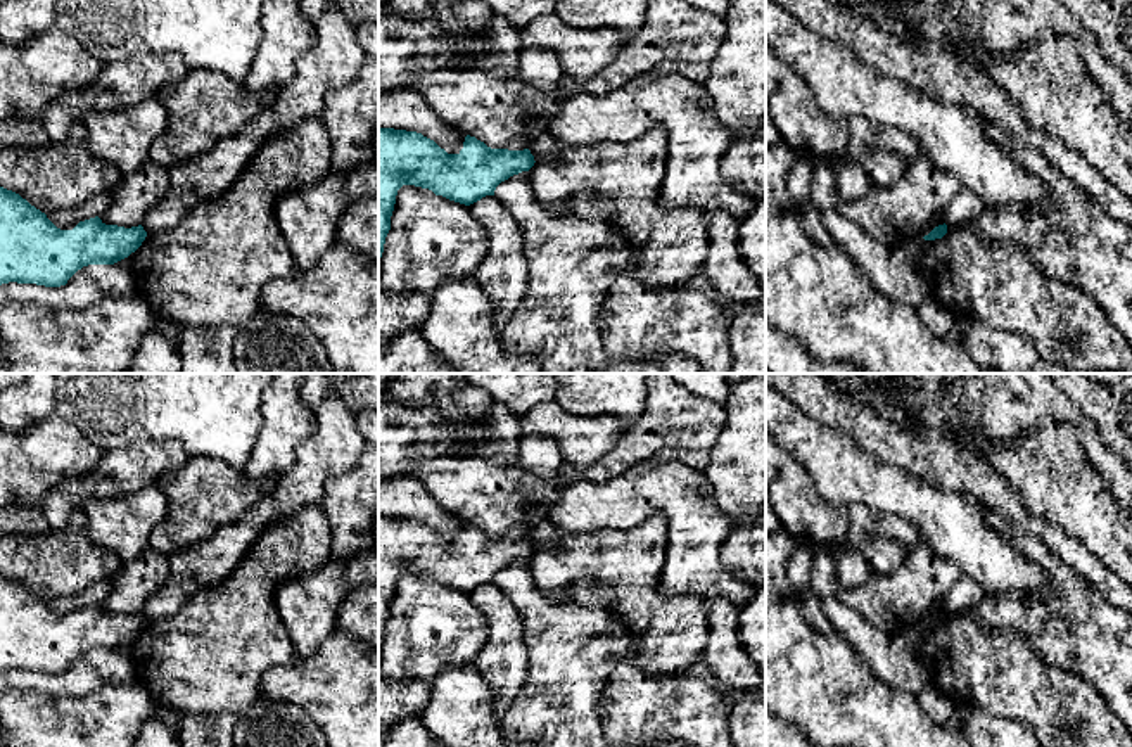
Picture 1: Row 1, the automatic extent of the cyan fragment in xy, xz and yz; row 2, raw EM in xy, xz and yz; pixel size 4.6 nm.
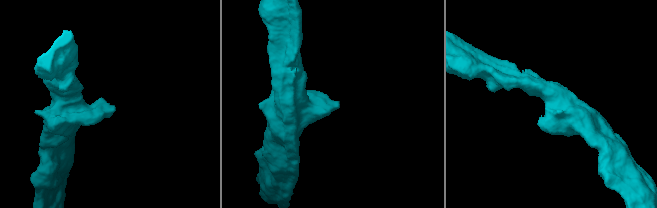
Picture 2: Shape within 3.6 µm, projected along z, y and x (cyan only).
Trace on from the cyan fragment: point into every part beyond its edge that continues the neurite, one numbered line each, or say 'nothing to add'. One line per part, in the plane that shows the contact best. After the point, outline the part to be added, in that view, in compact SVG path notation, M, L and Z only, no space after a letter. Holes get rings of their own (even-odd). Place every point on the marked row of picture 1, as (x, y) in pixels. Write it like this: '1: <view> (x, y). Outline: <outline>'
nothing to add

